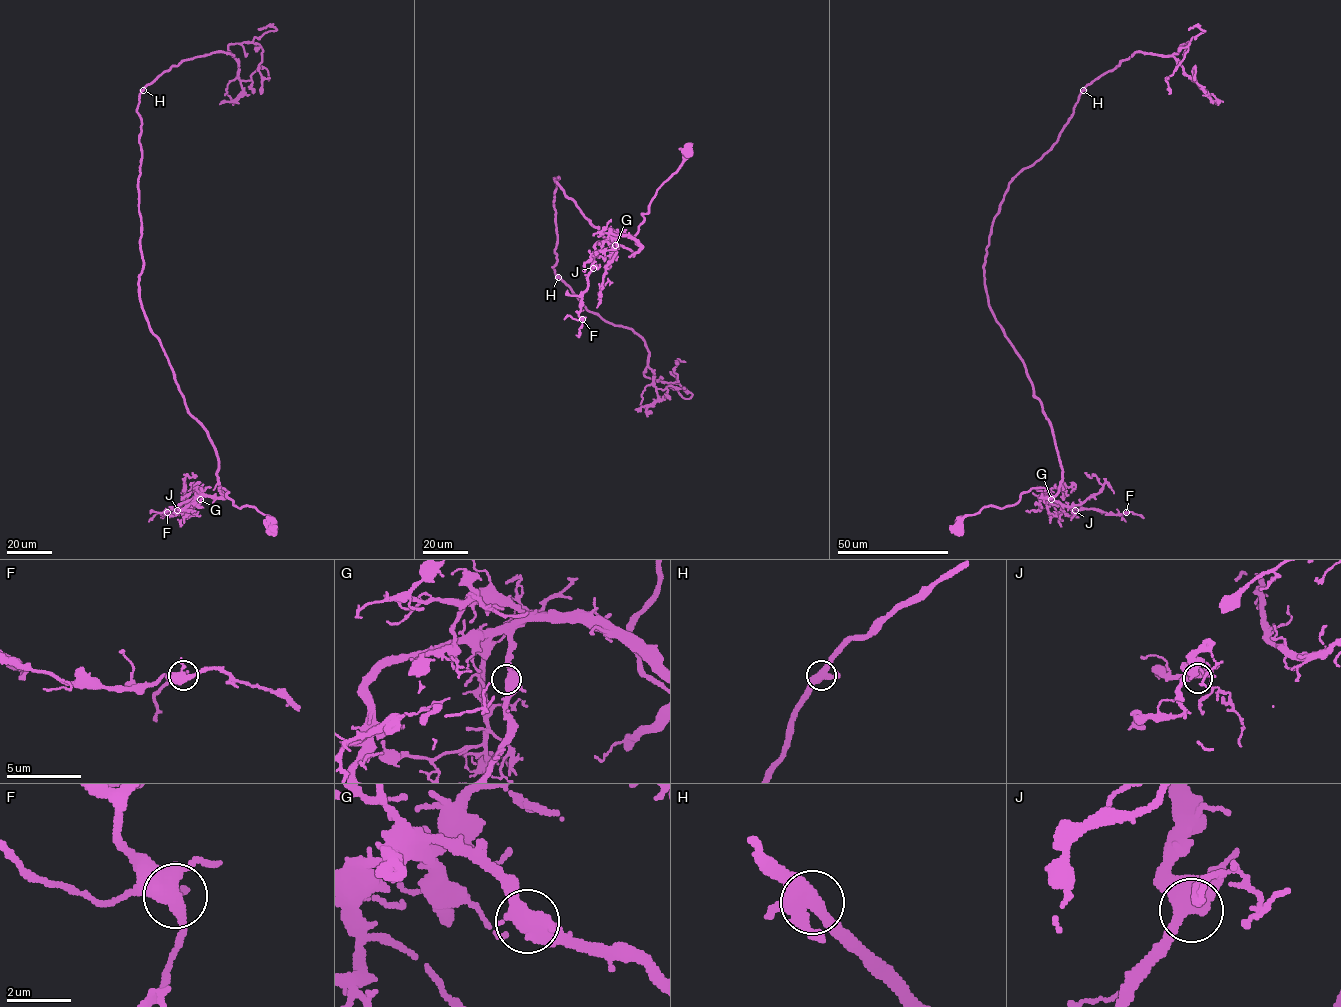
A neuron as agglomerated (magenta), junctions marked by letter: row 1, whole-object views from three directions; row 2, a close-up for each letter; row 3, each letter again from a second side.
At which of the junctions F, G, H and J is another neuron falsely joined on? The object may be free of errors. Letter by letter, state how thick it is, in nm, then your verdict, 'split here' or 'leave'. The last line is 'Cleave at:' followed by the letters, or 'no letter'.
F: 400 nm thick; leave
G: 440 nm thick; leave
H: 460 nm thick; leave
J: 440 nm thick; leave
Cleave at: no letter

